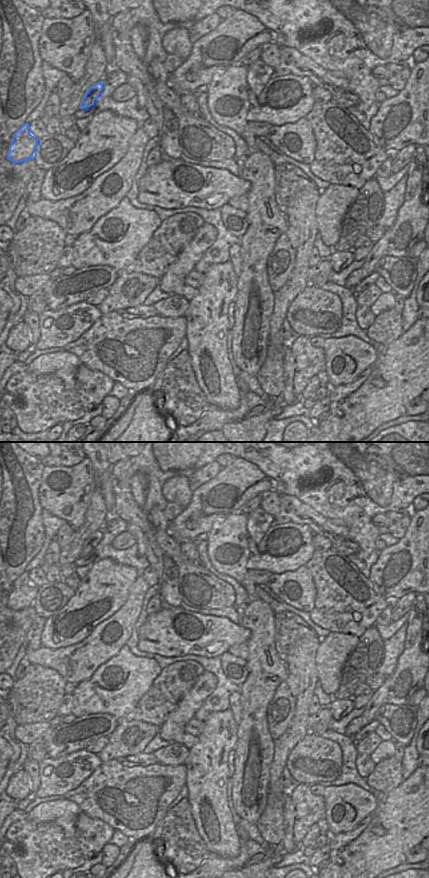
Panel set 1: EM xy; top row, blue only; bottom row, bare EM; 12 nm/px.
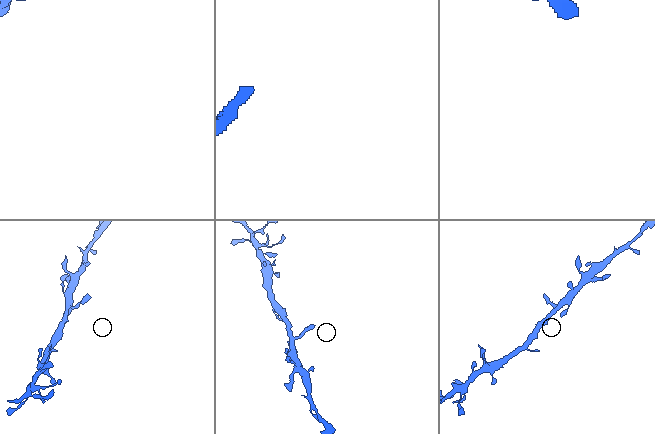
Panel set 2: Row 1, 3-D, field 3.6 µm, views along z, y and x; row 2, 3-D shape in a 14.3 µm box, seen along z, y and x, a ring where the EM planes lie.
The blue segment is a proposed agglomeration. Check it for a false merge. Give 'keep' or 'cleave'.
cleave

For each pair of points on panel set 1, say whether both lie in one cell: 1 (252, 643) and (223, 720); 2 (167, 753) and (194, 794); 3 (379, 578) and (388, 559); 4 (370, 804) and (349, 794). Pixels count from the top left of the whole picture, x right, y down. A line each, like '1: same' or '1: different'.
1: different
2: different
3: same
4: same

